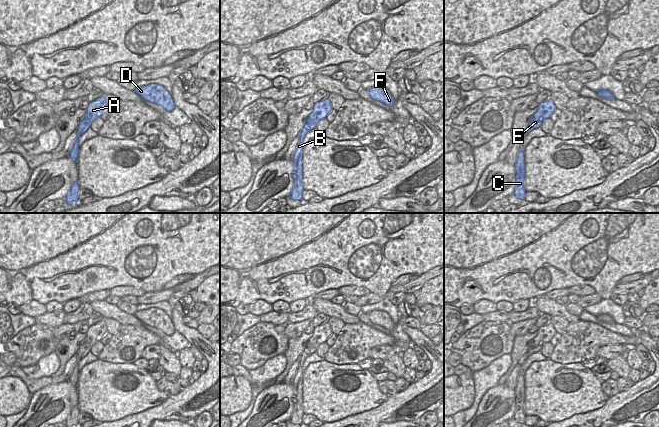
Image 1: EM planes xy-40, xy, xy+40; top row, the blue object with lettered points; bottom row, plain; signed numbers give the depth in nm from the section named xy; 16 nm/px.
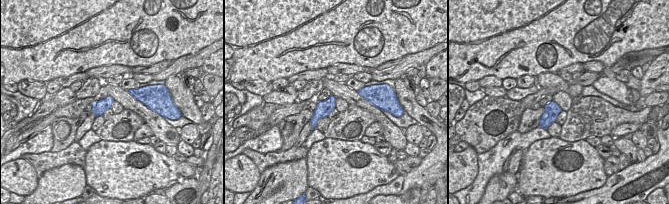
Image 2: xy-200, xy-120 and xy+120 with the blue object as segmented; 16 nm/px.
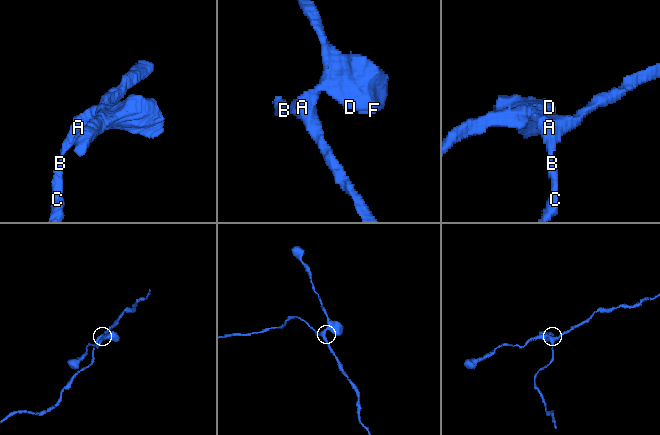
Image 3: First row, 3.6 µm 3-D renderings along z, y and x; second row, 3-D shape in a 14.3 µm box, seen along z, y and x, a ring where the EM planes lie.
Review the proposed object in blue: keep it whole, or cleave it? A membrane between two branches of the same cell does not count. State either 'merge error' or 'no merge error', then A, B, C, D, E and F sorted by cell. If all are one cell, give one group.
no merge error; A B C D E F

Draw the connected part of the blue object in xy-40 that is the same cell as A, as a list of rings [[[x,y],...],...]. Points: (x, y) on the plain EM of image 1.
[[[104,319],[98,324],[89,327],[86,333],[86,338],[77,351],[77,360],[75,367],[68,378],[68,381],[70,381],[76,387],[79,376],[79,362],[90,352],[92,346],[96,342],[101,341],[107,332],[107,326]]]

